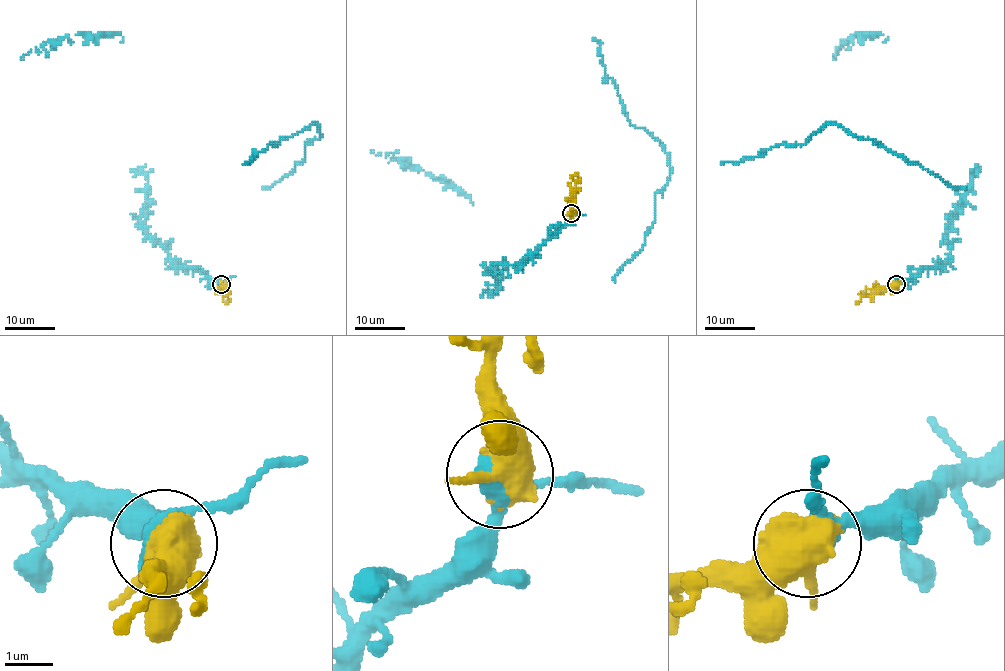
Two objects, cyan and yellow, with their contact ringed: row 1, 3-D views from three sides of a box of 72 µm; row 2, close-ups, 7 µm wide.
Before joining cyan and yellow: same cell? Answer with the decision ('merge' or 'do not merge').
merge

